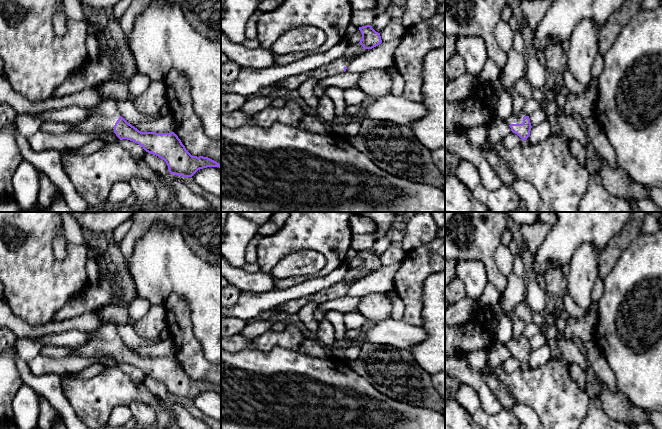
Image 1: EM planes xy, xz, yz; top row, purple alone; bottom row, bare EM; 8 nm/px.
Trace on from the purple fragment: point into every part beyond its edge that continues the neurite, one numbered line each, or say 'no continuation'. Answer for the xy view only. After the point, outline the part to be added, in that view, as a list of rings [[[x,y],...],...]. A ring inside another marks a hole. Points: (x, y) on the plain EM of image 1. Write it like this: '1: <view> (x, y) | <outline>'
1: xy (103, 341) | [[[112,324],[87,333],[90,340],[80,348],[71,348],[71,355],[77,357],[113,357],[114,349],[121,340]]]

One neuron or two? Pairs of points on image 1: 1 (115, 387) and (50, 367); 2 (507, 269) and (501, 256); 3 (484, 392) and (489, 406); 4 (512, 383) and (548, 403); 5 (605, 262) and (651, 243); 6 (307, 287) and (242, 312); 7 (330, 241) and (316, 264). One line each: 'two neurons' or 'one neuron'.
1: two neurons
2: one neuron
3: one neuron
4: one neuron
5: two neurons
6: one neuron
7: two neurons

